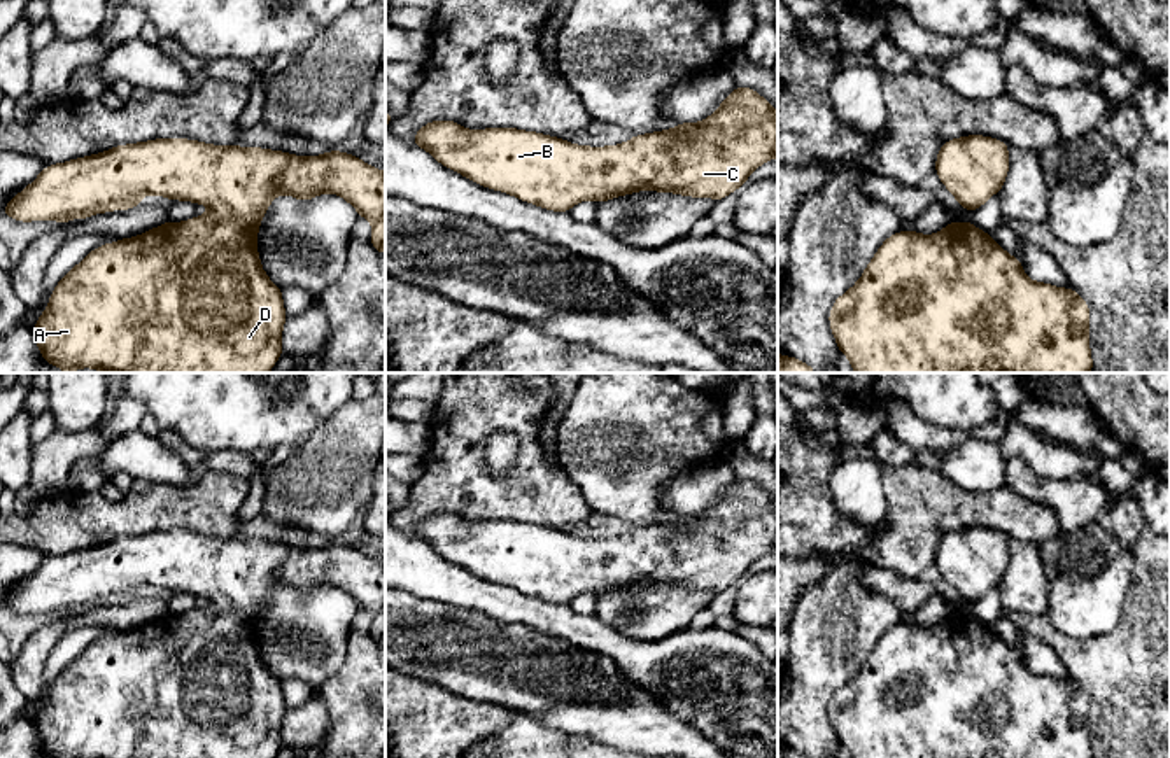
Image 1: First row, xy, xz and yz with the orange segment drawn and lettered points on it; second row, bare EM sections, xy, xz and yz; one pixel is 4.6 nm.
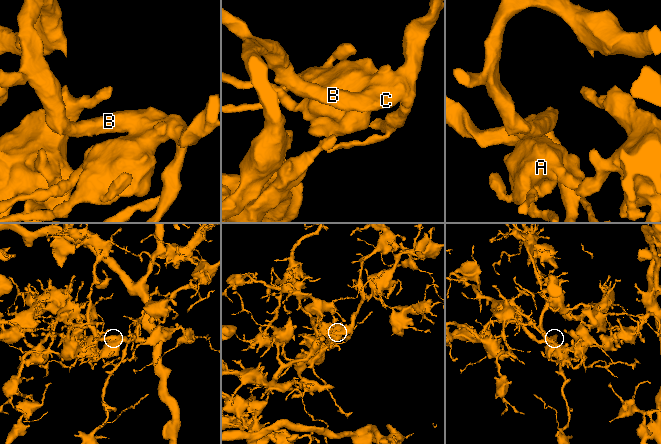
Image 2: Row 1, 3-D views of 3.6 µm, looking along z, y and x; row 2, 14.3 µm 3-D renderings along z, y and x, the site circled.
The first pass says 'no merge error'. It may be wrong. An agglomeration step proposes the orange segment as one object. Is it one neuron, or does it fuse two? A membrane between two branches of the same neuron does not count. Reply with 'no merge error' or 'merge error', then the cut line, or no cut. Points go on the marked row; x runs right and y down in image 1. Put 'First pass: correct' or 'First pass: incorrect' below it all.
no merge error; no cut
First pass: correct

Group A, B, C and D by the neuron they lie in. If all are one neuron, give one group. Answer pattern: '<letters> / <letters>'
A B C D

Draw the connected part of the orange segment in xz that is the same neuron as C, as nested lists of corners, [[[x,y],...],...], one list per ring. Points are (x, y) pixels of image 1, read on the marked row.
[[[737,86],[704,121],[634,135],[618,145],[587,147],[517,128],[471,131],[455,121],[429,121],[413,135],[413,147],[426,149],[440,165],[475,184],[552,212],[569,212],[583,200],[599,205],[643,189],[720,201],[762,163],[778,158],[778,112],[755,89]]]

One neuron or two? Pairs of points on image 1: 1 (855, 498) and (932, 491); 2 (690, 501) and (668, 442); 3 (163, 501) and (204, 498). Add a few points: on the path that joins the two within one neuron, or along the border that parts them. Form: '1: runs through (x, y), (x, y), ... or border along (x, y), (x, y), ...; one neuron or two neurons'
1: border along (881, 466), (887, 522), (876, 533); two neurons
2: border along (720, 461), (673, 478), (657, 503); two neurons
3: runs through (174, 501), (193, 501); one neuron

